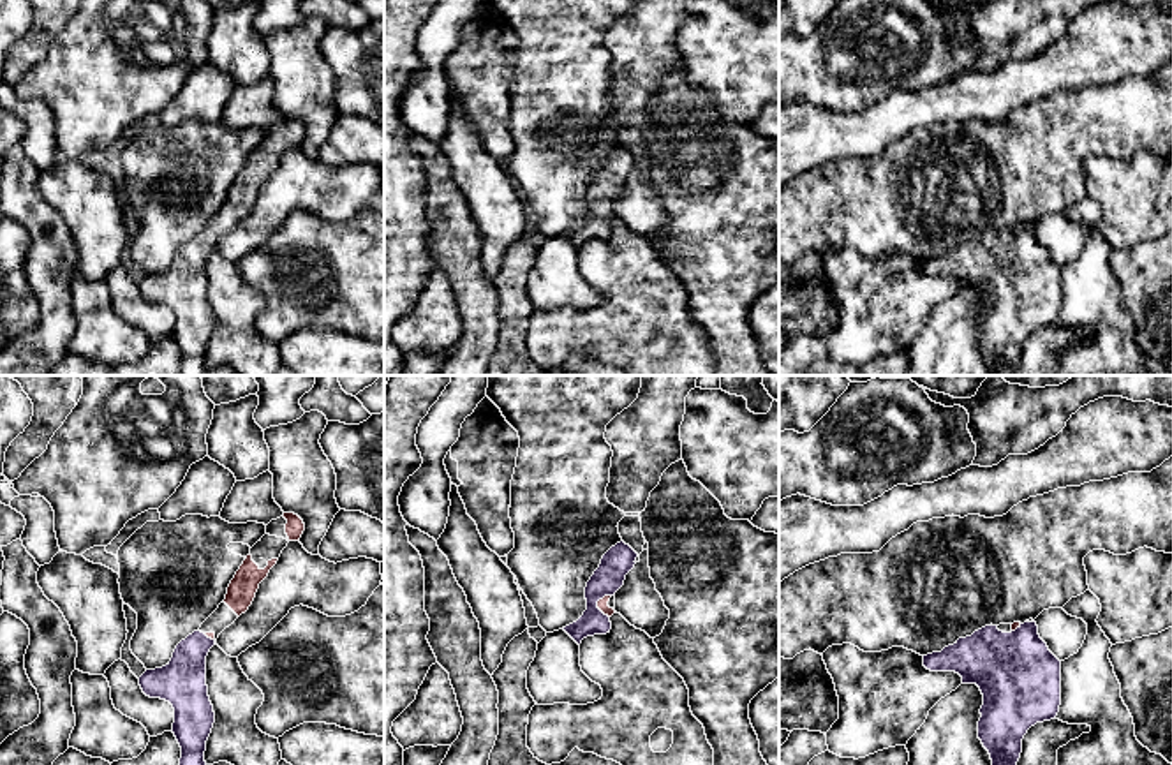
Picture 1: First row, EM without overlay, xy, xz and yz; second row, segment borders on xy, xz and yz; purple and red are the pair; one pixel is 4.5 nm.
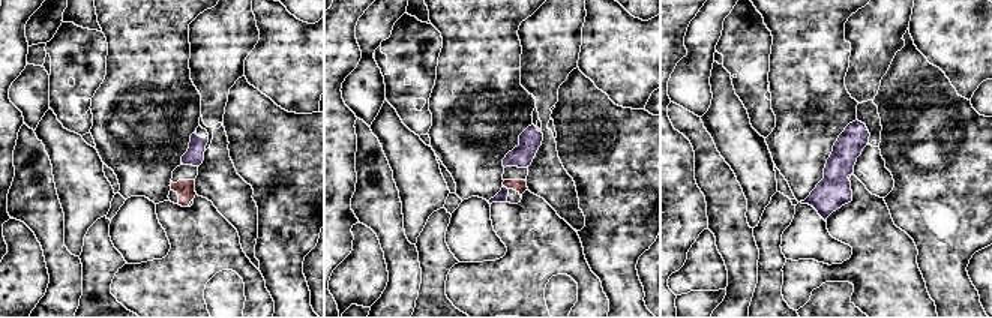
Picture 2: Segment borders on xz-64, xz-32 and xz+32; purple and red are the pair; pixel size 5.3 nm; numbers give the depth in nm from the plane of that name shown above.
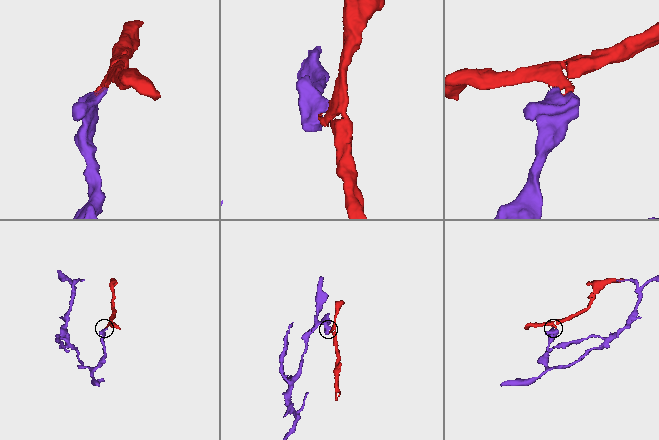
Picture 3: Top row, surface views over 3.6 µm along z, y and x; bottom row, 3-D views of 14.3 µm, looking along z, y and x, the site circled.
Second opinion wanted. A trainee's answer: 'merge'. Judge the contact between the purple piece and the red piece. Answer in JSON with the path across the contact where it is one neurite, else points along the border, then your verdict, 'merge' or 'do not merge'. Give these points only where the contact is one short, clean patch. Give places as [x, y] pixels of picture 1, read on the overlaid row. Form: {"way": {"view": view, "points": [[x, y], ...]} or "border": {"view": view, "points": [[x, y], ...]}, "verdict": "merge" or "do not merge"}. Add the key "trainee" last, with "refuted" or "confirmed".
{"way": {"view": "xz", "points": [[610, 575], [598, 591], [596, 607], [603, 603]]}, "verdict": "merge", "trainee": "confirmed"}

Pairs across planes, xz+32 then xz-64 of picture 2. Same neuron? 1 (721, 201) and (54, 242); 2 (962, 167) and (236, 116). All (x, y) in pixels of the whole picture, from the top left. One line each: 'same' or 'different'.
1: same
2: same

